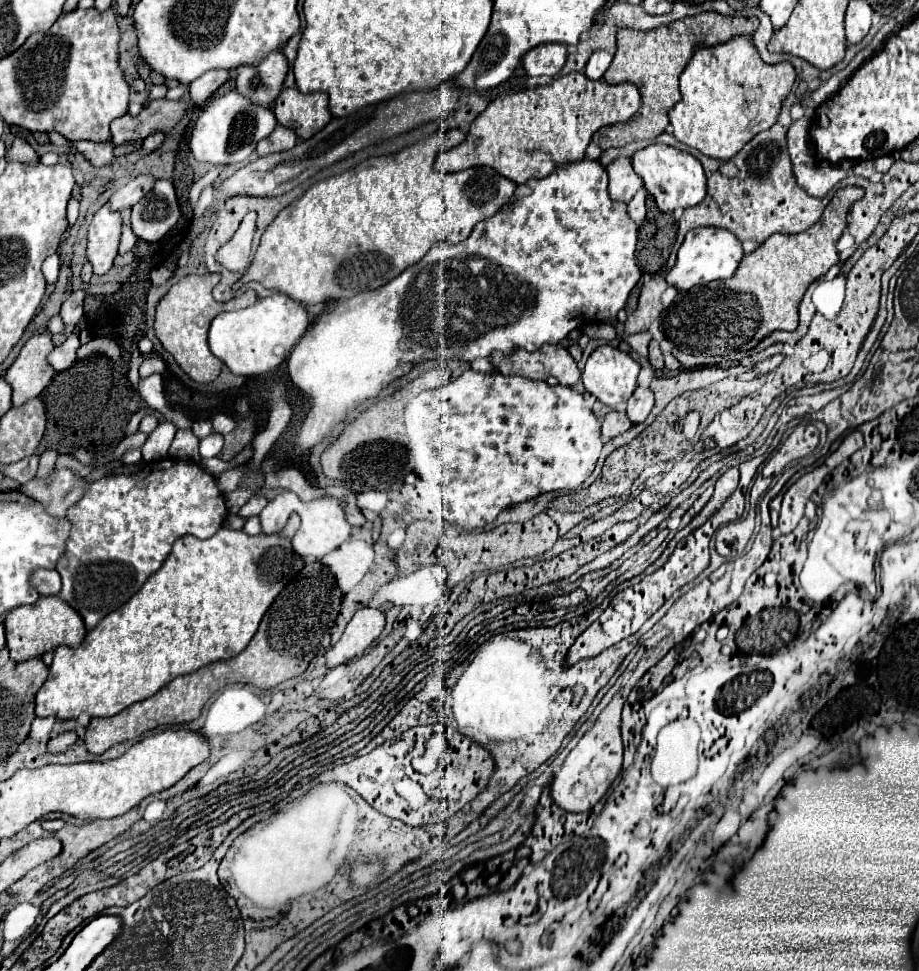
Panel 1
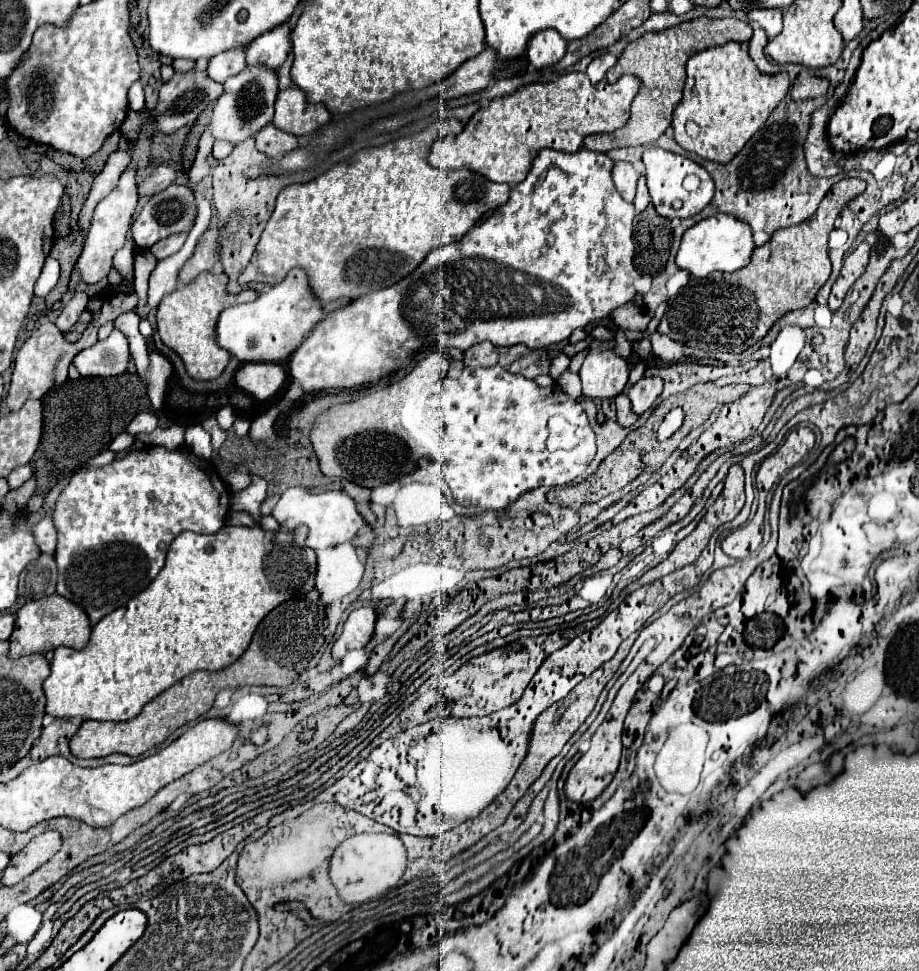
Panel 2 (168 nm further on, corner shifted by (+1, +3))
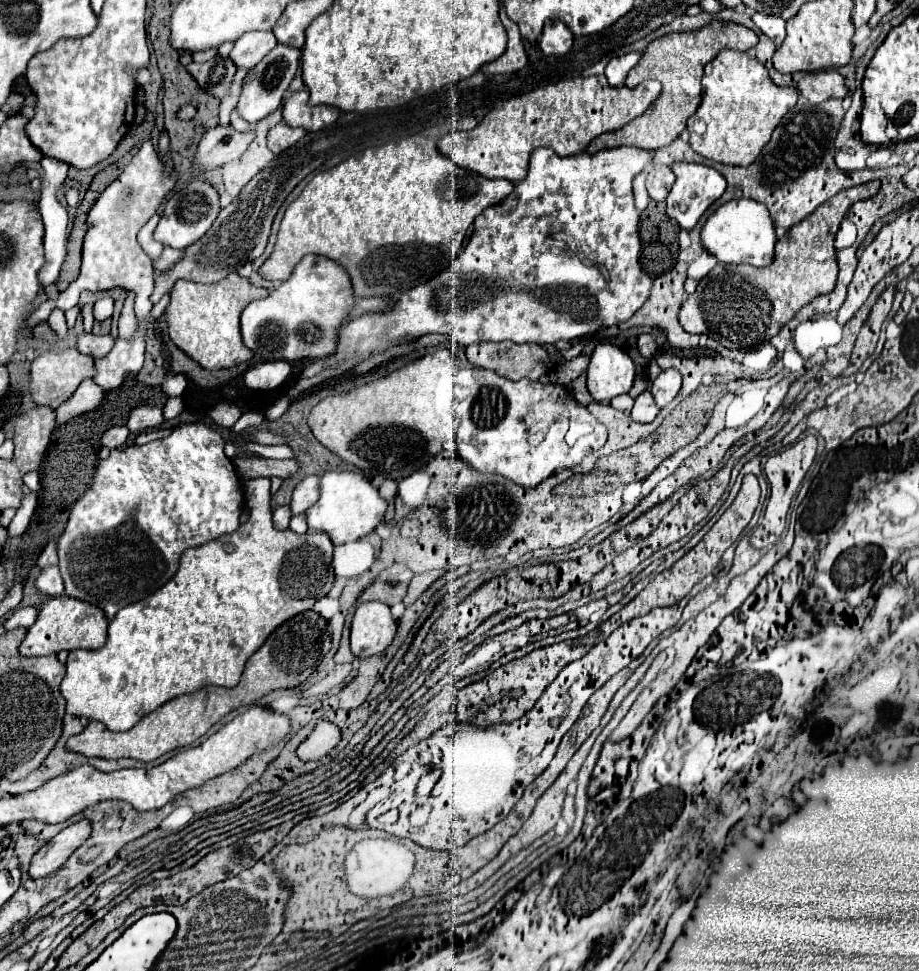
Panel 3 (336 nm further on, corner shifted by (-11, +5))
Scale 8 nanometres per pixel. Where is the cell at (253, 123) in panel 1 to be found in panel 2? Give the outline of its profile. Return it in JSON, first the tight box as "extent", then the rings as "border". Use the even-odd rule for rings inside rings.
{"extent":[209,66,277,144],"border":[[[247,66],[237,76],[231,76],[225,82],[225,94],[215,102],[213,116],[209,122],[209,130],[215,140],[229,140],[239,144],[241,140],[259,132],[273,118],[273,104],[277,98],[277,72],[263,66]]]}

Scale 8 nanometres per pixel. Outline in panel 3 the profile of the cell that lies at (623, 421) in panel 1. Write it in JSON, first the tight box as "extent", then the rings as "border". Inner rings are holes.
{"extent":[631,390,659,422],"border":[[[645,390],[643,394],[639,394],[635,398],[635,404],[633,404],[633,410],[631,410],[631,420],[635,420],[635,422],[653,422],[657,412],[659,412],[659,408],[657,408],[651,392]]]}

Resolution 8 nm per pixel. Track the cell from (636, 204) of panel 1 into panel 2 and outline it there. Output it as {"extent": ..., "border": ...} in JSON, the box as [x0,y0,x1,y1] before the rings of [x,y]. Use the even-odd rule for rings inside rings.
{"extent":[635,174,651,212],"border":[[[645,174],[639,178],[639,184],[637,184],[637,196],[635,196],[635,210],[641,212],[647,204],[651,202],[651,196],[649,196],[649,190],[647,190],[647,184],[645,184]]]}

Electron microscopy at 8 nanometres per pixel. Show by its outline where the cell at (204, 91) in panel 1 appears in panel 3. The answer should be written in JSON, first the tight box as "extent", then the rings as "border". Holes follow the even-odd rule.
{"extent":[229,32,277,68],"border":[[[245,32],[235,40],[235,46],[229,54],[237,68],[253,68],[267,52],[275,48],[277,40],[273,32]]]}

